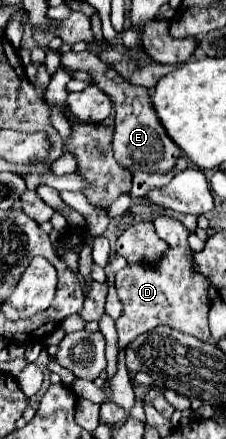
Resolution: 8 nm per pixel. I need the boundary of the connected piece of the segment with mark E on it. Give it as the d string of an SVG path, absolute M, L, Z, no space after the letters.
M68 51L62 55L62 65L76 69L76 71L88 71L92 75L92 83L100 87L112 101L114 105L114 157L120 167L128 169L130 173L168 173L176 159L180 157L180 149L166 137L166 131L162 129L154 107L150 105L150 93L146 87L134 87L126 79L122 79L116 71L112 71L104 61L100 61L96 55L82 51L82 53L72 53Z

